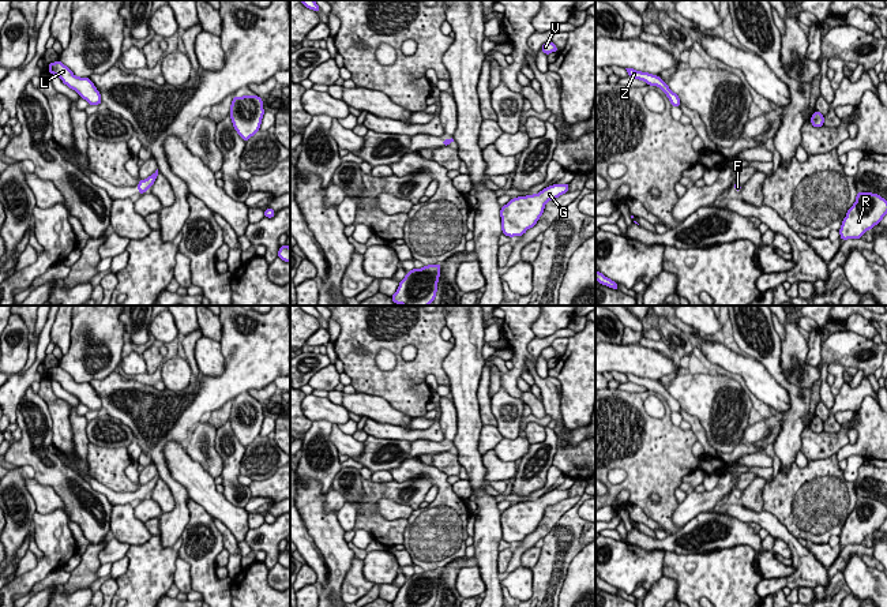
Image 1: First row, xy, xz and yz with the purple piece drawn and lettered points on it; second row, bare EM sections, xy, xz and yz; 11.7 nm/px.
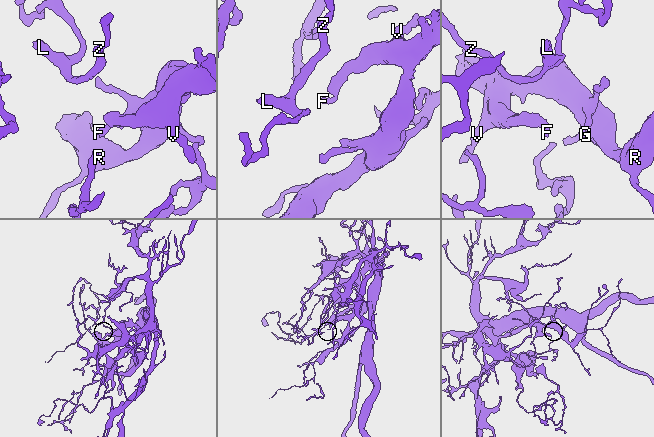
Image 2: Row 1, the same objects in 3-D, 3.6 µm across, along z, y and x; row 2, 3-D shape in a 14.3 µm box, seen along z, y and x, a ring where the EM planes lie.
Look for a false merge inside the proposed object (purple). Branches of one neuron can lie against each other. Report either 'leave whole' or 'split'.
leave whole

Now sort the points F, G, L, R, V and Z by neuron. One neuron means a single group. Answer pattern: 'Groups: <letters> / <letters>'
Groups: F G L R V Z

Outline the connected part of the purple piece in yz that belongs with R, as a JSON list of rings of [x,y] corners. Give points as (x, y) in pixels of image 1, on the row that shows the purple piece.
[[[857,192],[856,202],[847,209],[842,221],[841,240],[861,239],[868,229],[873,229],[887,214],[887,201],[877,194]]]

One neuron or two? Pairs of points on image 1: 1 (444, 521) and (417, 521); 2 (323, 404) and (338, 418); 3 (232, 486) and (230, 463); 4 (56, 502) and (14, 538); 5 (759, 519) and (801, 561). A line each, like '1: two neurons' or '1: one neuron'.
1: one neuron
2: one neuron
3: one neuron
4: two neurons
5: one neuron

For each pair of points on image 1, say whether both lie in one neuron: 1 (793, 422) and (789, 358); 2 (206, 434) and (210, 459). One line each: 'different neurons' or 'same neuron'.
1: different neurons
2: same neuron

